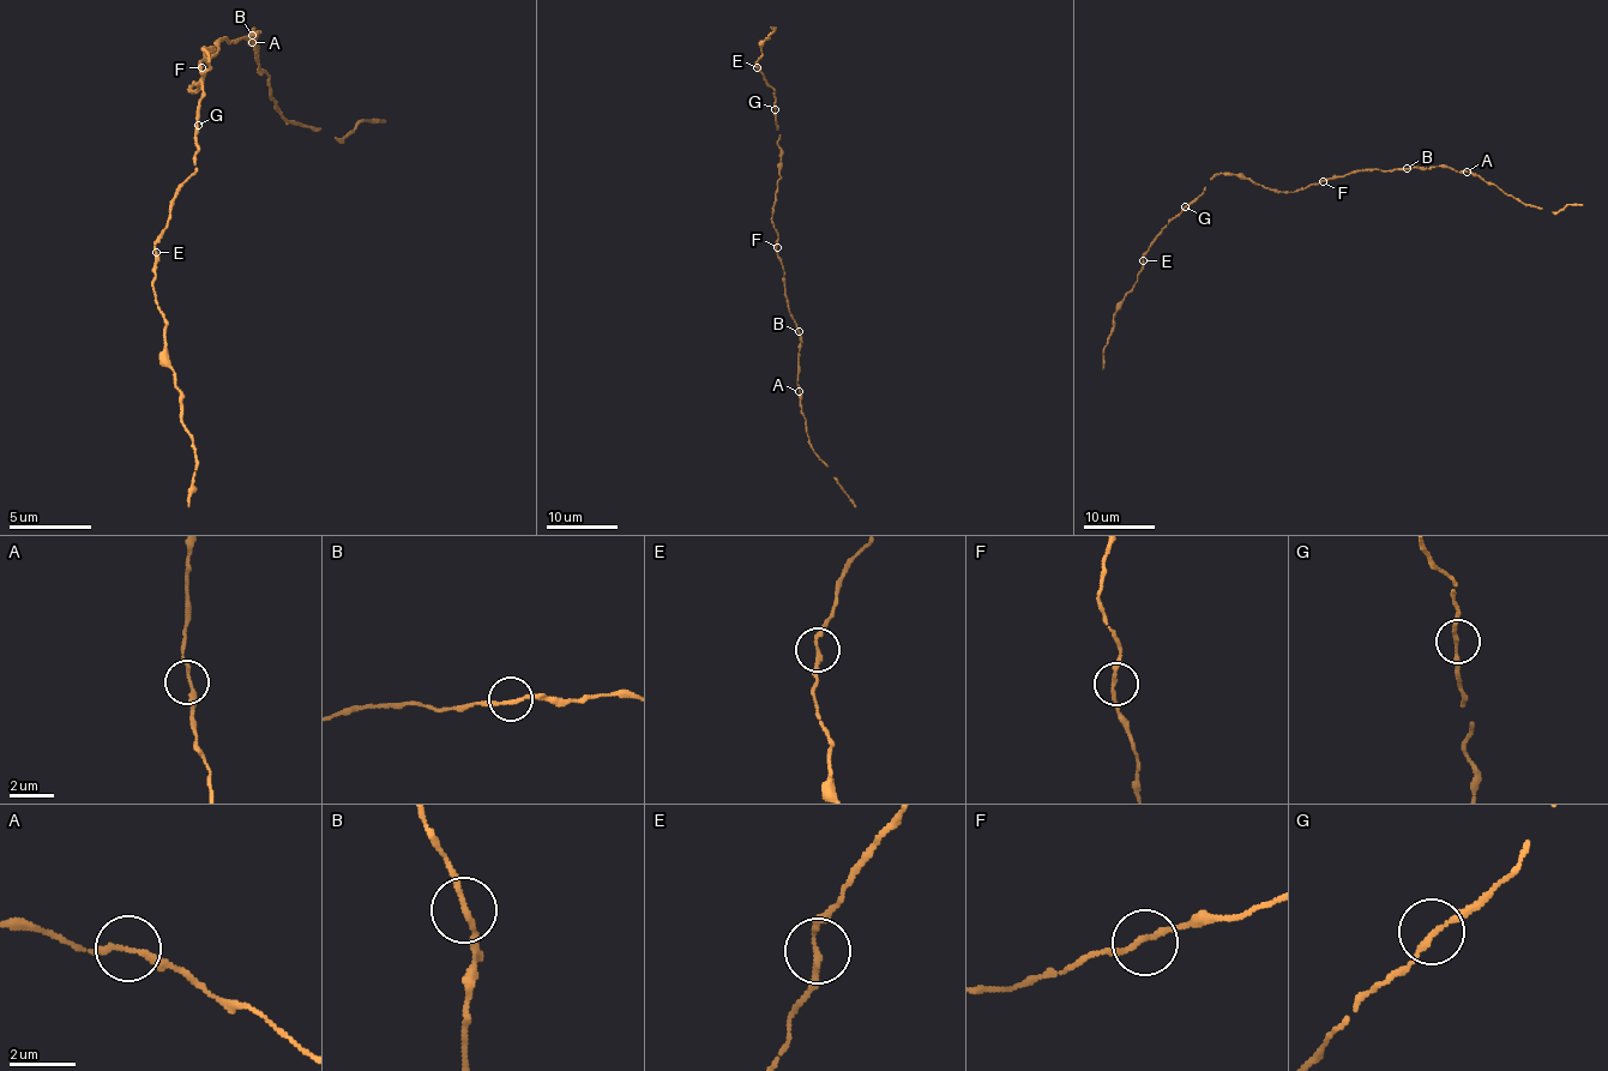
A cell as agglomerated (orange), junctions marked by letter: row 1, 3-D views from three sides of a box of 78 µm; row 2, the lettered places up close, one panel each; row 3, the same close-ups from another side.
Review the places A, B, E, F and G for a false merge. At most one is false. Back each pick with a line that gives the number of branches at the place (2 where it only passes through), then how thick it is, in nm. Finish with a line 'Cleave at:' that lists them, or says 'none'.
Cleave at: none

